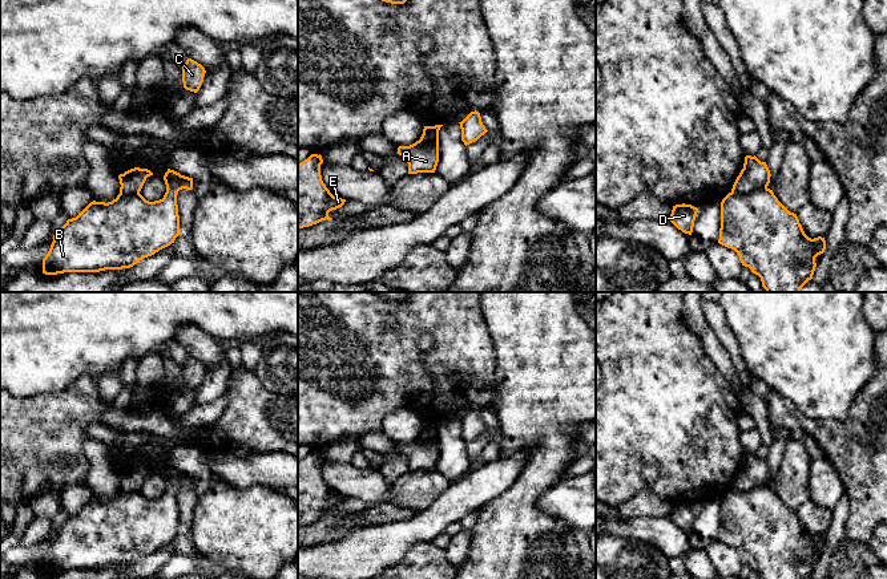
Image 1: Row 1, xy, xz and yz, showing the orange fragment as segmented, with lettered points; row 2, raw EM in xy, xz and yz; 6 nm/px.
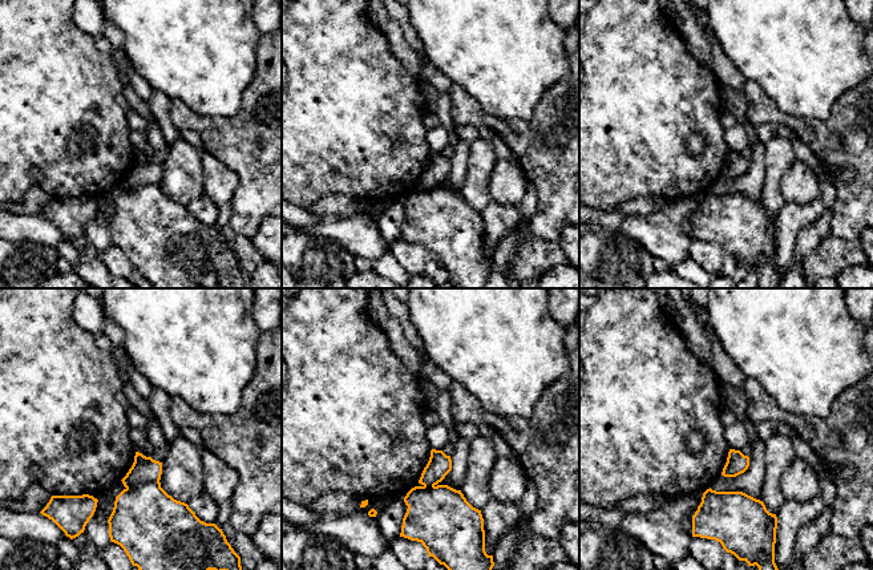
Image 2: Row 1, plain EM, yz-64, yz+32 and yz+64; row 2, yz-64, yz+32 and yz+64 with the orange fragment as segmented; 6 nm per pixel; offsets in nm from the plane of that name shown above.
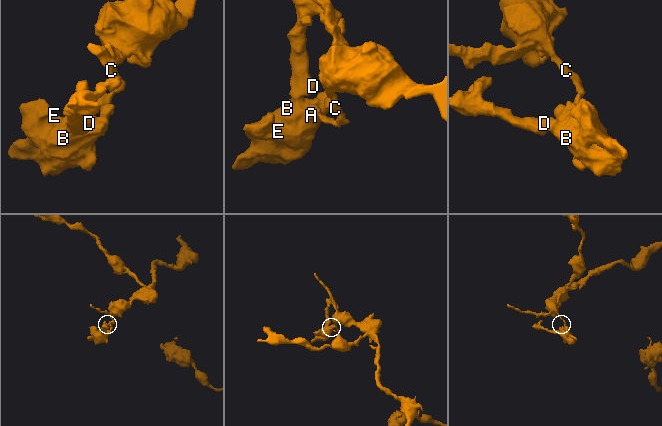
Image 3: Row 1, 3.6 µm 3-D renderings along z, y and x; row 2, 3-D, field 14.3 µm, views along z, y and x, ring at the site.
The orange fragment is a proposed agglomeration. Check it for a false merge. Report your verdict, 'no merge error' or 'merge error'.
merge error

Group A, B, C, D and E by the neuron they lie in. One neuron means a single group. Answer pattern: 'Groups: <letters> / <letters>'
Groups: A B D E / C

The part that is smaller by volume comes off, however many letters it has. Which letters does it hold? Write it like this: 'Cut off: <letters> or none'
Cut off: A, B, D, E

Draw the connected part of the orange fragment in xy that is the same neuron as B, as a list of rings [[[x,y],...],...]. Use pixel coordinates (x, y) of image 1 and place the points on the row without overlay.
[[[168,466],[164,473],[166,490],[162,497],[149,499],[141,491],[118,491],[112,499],[90,499],[76,515],[68,517],[53,533],[43,556],[43,571],[100,570],[130,566],[144,555],[174,540],[180,533],[177,491],[193,486],[193,475]]]

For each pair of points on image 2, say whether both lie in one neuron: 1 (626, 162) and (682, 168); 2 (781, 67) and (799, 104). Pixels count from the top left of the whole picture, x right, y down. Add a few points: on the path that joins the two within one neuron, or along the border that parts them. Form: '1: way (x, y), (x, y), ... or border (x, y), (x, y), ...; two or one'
1: way (639, 162), (654, 162), (661, 168), (669, 168); one
2: way (791, 76), (799, 84), (799, 94); one

